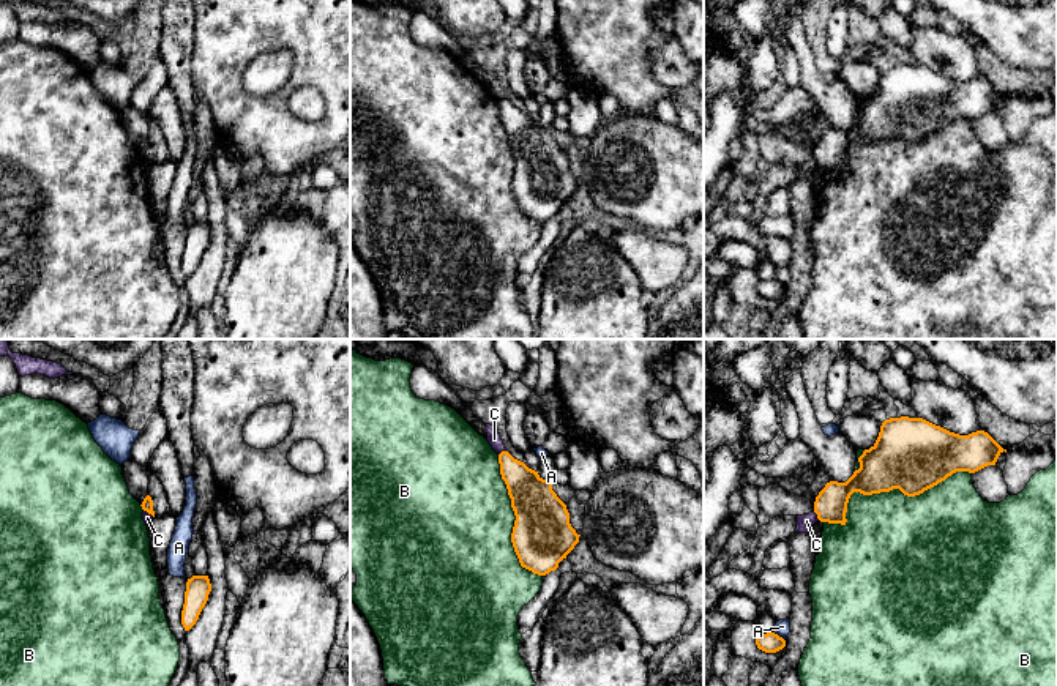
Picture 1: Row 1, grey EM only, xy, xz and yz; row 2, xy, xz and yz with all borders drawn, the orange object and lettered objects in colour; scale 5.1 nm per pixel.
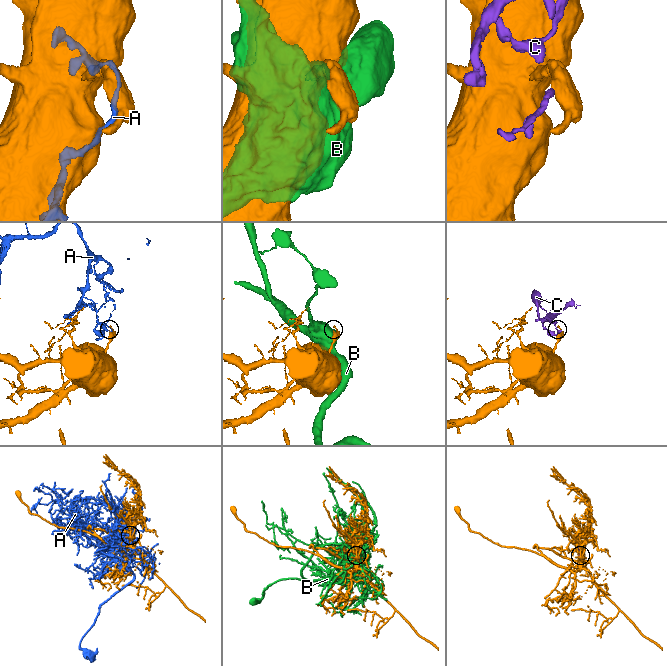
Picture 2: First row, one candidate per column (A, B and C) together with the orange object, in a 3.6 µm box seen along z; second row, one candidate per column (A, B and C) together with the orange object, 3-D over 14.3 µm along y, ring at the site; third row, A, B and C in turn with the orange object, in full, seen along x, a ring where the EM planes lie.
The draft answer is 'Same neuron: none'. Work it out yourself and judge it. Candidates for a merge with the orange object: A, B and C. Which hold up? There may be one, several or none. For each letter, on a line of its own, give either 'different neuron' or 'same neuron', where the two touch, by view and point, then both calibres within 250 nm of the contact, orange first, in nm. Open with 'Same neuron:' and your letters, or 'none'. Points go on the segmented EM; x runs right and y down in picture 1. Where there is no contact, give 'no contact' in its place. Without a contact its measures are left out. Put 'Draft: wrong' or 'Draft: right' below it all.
Same neuron: none
A: different neuron; contact yz (778, 636); calibres 110 and 80 nm
B: different neuron; contact yz (887, 491); calibres 380 and 480 nm
C: different neuron; contact yz (817, 516); calibres 170 and 80 nm
Draft: right

